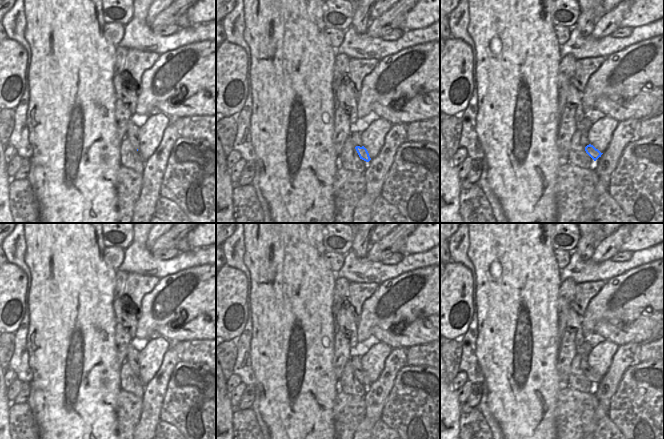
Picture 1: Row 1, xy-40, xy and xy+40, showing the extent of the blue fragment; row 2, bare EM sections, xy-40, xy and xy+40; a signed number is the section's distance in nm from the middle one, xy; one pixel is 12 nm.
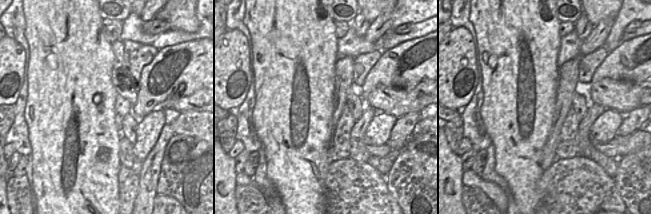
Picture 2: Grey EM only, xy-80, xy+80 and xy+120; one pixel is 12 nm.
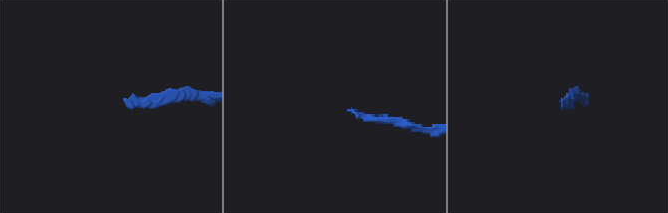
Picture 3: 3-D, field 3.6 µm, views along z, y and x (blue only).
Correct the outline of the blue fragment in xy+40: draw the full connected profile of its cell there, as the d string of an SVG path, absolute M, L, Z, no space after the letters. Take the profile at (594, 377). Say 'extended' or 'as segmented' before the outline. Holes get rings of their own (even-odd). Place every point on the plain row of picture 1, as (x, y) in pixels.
extended | M583 356L581 358L581 368L585 372L586 377L596 385L603 377L601 377L598 373L596 373L593 369L591 369L587 363L587 356Z

